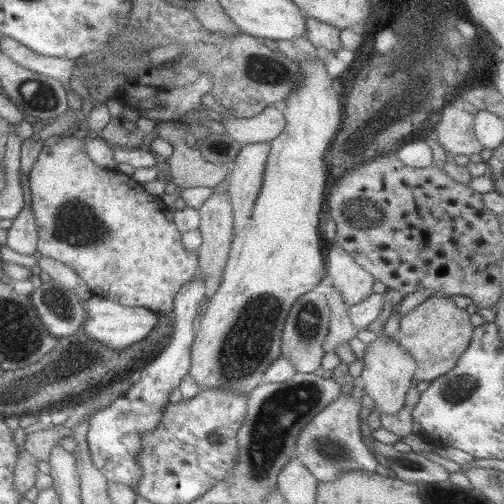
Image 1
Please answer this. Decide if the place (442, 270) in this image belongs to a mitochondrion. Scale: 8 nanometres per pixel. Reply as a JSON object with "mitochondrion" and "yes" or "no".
{"mitochondrion":"no"}

